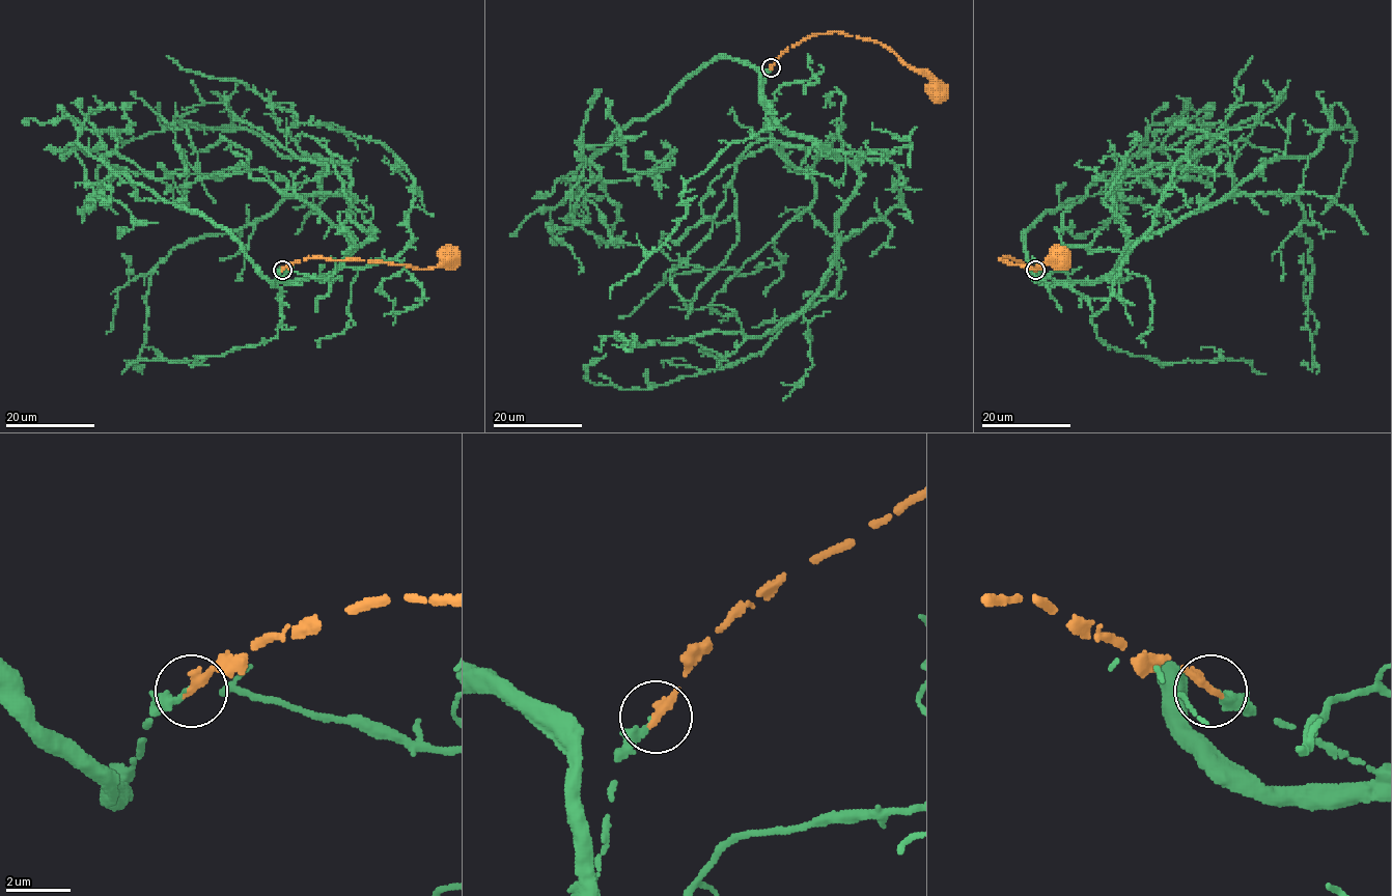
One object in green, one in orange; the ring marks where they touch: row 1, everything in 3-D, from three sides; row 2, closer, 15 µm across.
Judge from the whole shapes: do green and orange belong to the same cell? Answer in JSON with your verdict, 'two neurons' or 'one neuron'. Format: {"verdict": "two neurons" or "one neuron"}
{"verdict": "one neuron"}

